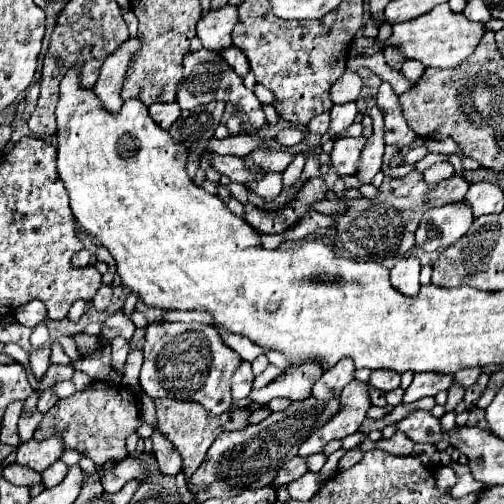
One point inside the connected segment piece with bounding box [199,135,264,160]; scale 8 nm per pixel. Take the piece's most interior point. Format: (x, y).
(241, 145)

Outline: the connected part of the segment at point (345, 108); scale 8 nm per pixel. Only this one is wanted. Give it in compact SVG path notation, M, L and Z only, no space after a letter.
M344 103L344 105L334 105L332 111L330 111L330 137L332 139L338 139L352 123L354 123L354 117L358 115L358 107L356 103Z

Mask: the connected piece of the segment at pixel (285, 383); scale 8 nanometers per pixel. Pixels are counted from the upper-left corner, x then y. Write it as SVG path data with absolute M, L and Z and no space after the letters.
M316 363L308 365L298 365L298 367L288 367L284 375L280 375L274 383L266 385L260 391L252 391L248 397L252 403L258 405L268 405L268 401L274 398L292 399L292 401L302 401L310 397L310 389L314 381L322 377L322 367Z

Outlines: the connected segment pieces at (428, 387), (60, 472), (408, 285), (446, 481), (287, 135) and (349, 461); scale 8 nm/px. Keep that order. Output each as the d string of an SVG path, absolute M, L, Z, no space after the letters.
M418 373L414 375L412 385L406 389L402 403L414 403L428 395L438 395L440 391L448 389L452 383L452 375L438 375L438 373Z
M56 461L46 471L42 471L42 485L44 487L54 487L54 485L58 485L64 479L66 473L68 473L66 463L64 461Z
M404 257L404 259L400 259L390 269L392 287L398 289L402 295L408 295L408 297L418 295L418 289L420 289L418 273L420 273L420 261L418 261L418 257Z
M450 467L438 469L438 471L434 473L434 477L436 477L436 485L438 485L440 489L444 489L444 491L452 489L454 483L456 483L456 473L454 473Z
M296 127L282 129L280 133L276 133L274 141L276 141L278 145L282 145L282 147L292 147L292 145L296 145L296 143L302 141L302 131L296 129Z
M354 447L354 449L346 451L344 457L340 459L340 469L348 469L348 467L352 467L352 465L358 463L362 457L364 457L364 451L362 451L360 447Z

